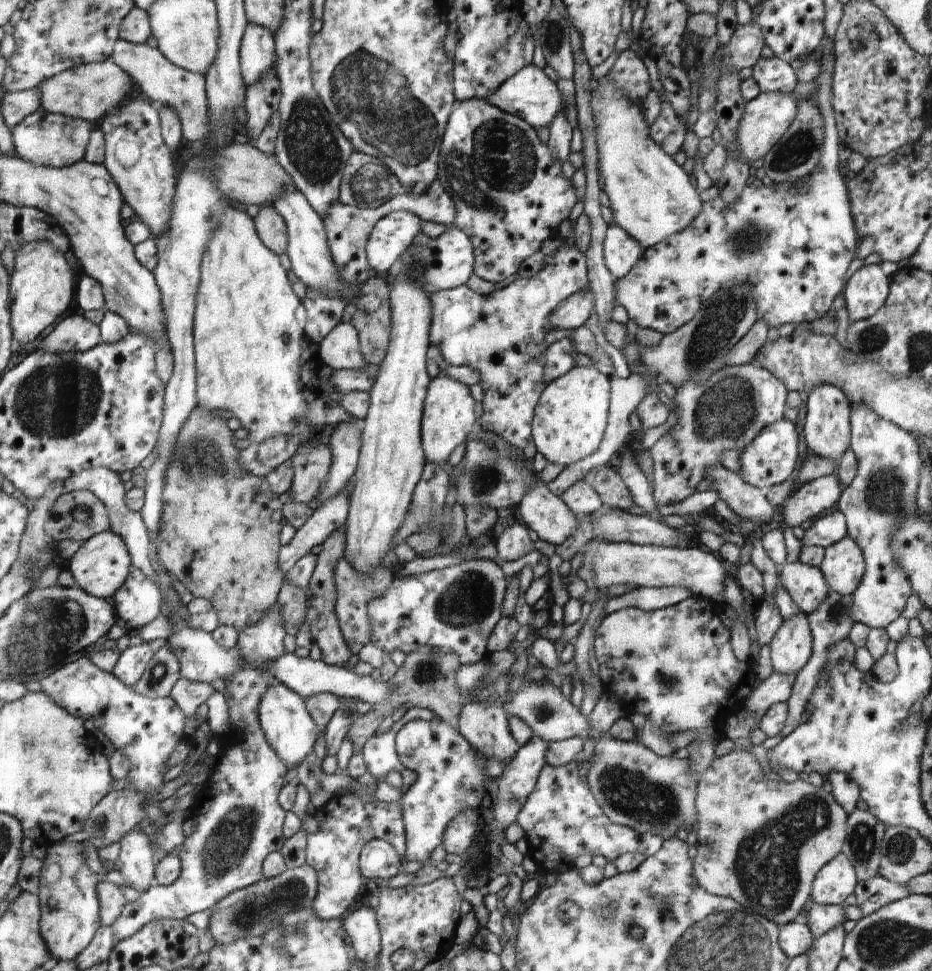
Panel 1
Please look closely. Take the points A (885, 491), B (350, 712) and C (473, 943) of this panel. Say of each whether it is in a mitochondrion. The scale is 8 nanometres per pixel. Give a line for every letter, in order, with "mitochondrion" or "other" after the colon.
A: mitochondrion
B: other
C: other

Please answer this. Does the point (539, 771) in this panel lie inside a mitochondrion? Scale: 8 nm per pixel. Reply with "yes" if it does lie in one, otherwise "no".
no

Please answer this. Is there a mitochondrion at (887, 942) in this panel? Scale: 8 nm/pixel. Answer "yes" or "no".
yes

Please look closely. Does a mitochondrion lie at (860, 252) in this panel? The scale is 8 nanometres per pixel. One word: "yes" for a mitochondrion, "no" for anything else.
no

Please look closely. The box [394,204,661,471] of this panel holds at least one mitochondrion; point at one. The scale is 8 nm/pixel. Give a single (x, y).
(418, 266)

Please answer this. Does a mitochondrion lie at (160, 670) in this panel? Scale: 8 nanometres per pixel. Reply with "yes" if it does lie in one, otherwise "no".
yes

